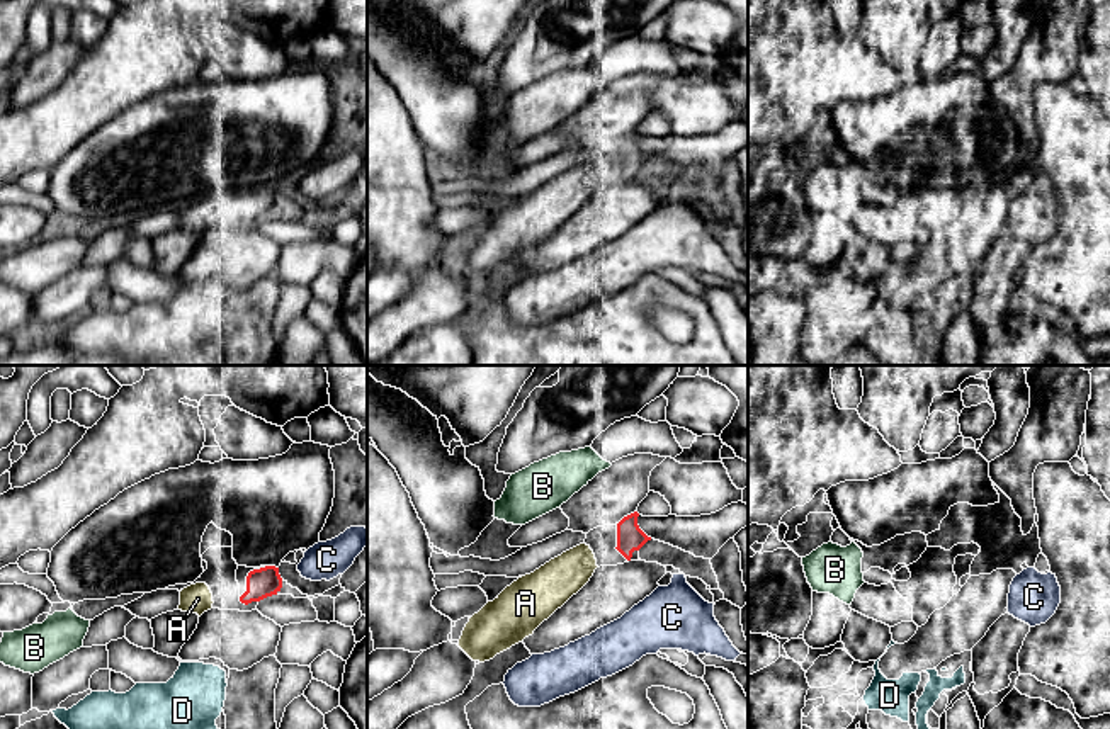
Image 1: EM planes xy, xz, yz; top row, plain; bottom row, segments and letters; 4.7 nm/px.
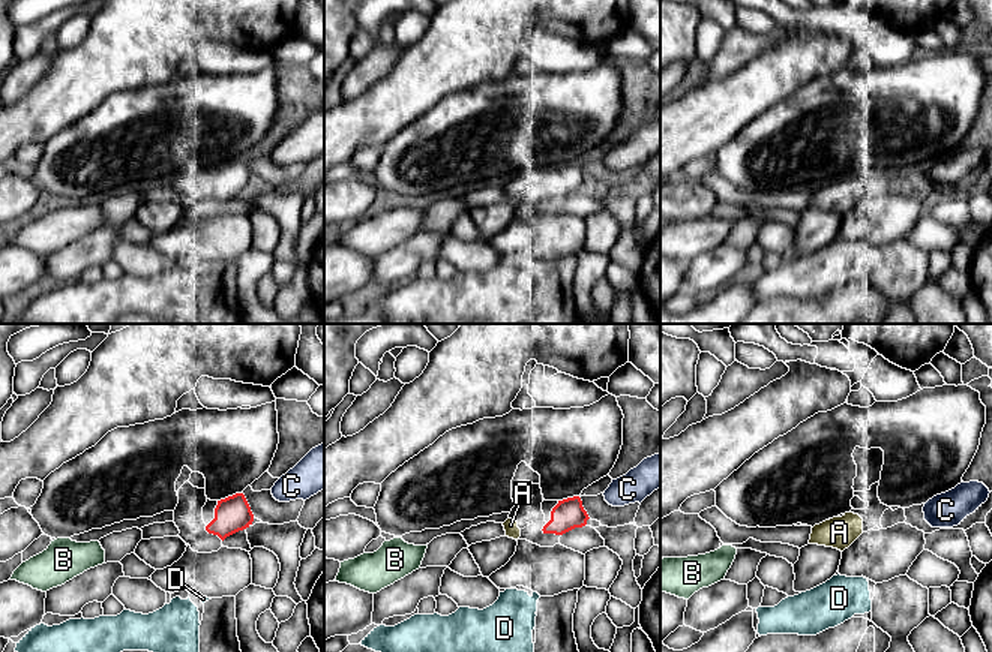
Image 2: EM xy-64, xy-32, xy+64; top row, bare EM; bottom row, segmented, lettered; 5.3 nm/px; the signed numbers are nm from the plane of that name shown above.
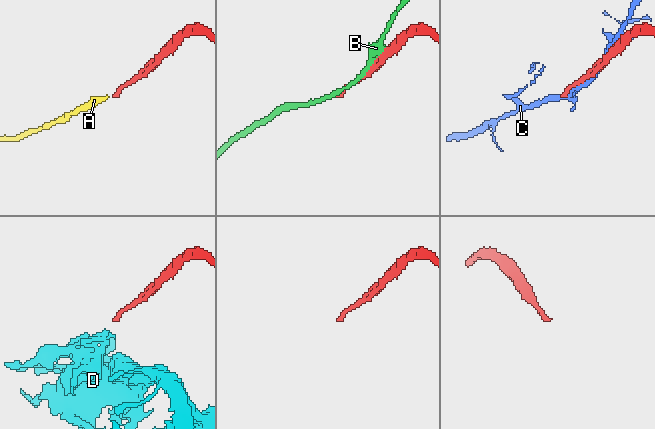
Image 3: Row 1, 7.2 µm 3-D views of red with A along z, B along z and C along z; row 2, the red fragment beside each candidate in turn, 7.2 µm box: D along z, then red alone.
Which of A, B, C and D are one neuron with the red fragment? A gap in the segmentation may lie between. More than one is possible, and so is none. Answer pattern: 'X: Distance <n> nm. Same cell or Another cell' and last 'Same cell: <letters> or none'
A: Distance 110 nm. Same cell
B: Distance 240 nm. Another cell
C: Distance 90 nm. Another cell
D: Distance 320 nm. Another cell
Same cell: A

